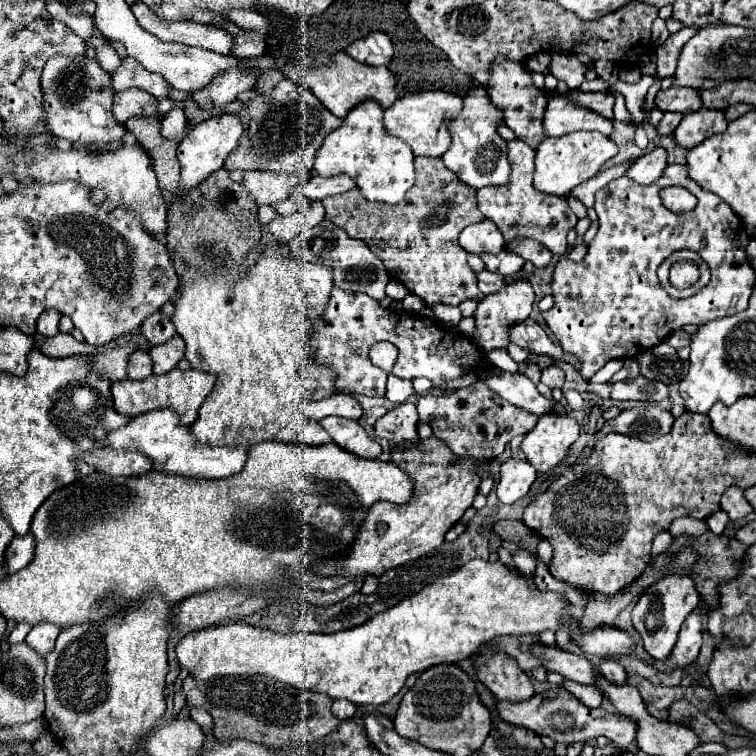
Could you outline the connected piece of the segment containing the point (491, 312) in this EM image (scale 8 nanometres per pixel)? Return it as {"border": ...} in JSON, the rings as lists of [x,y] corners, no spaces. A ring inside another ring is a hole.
{"border":[[[519,279],[511,285],[507,285],[503,291],[495,295],[487,295],[475,311],[475,331],[473,331],[473,341],[477,341],[477,347],[481,349],[483,355],[495,351],[495,349],[507,349],[509,345],[509,329],[521,321],[525,321],[531,313],[533,305],[533,289],[527,279]]]}

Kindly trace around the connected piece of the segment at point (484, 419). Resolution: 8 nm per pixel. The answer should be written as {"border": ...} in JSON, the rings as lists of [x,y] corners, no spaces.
{"border":[[[475,383],[465,389],[459,389],[451,395],[425,395],[417,401],[419,419],[423,423],[429,423],[433,427],[433,435],[447,443],[447,447],[457,453],[471,459],[485,459],[491,461],[503,453],[505,445],[517,437],[533,431],[537,425],[537,415],[527,413],[525,409],[517,409],[515,405],[509,405],[503,397],[497,397],[485,383]]]}

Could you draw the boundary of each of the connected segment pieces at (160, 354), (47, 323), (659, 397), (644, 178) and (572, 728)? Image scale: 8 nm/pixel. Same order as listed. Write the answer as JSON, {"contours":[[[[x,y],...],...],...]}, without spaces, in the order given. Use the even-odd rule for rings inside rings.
{"contours":[[[[175,335],[167,343],[151,347],[149,355],[153,359],[153,373],[155,375],[169,373],[173,367],[177,367],[179,359],[183,359],[183,355],[185,355],[185,341],[179,335]]],[[[47,309],[45,313],[41,313],[39,321],[37,321],[37,331],[45,337],[53,337],[59,333],[59,319],[61,319],[61,313],[55,311],[55,309]]],[[[635,377],[635,379],[625,379],[619,381],[611,387],[611,399],[613,401],[663,401],[669,397],[669,389],[663,383],[649,381],[645,377]]],[[[657,147],[647,155],[637,157],[625,175],[641,185],[651,185],[661,177],[665,167],[667,167],[667,153],[663,147]]],[[[563,687],[549,689],[541,695],[535,695],[529,701],[519,701],[519,703],[497,701],[495,709],[497,709],[497,717],[501,721],[525,727],[525,729],[529,729],[537,735],[549,735],[553,741],[565,743],[565,745],[575,743],[575,741],[589,741],[594,737],[605,736],[619,746],[626,747],[635,741],[635,733],[637,733],[637,723],[635,721],[627,719],[621,713],[605,711],[601,707],[599,709],[589,709]]]]}

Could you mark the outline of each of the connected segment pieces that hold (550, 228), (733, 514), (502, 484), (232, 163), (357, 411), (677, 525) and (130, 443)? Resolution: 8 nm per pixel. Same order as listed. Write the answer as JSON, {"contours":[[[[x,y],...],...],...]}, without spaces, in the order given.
{"contours":[[[[509,141],[509,165],[511,165],[511,175],[505,185],[499,187],[484,187],[477,190],[477,207],[479,211],[491,219],[505,243],[511,243],[515,239],[535,239],[543,247],[547,247],[553,255],[565,255],[567,251],[567,233],[569,229],[575,227],[577,217],[565,205],[565,199],[557,195],[547,195],[541,193],[533,187],[533,165],[535,161],[535,151],[525,145],[523,141]]],[[[729,487],[725,491],[725,495],[721,497],[721,509],[729,515],[731,521],[743,519],[745,515],[749,515],[753,511],[753,507],[749,505],[749,501],[743,495],[743,489],[739,489],[739,487]]],[[[517,457],[507,459],[501,465],[501,479],[499,479],[497,489],[495,489],[497,499],[505,505],[519,501],[521,497],[527,495],[535,477],[537,477],[537,471],[527,461],[521,461]]],[[[289,79],[279,81],[271,93],[261,93],[237,113],[245,131],[239,147],[227,157],[225,169],[269,169],[277,173],[309,173],[313,157],[323,145],[323,139],[343,121],[335,117],[305,85]]],[[[335,393],[327,399],[321,401],[311,401],[303,407],[303,413],[315,421],[321,421],[323,417],[329,415],[337,415],[337,417],[345,417],[351,421],[357,421],[363,415],[363,409],[359,405],[359,401],[347,393]]],[[[681,517],[681,519],[675,519],[671,523],[671,537],[679,537],[679,535],[687,535],[687,537],[699,537],[707,531],[707,521],[697,521],[697,519],[689,519],[689,517]]],[[[171,409],[149,411],[133,417],[125,427],[107,433],[107,445],[113,449],[137,449],[153,461],[161,473],[193,477],[193,479],[223,479],[237,473],[245,465],[245,447],[209,447],[197,443],[187,425],[181,425],[179,415]]]]}

